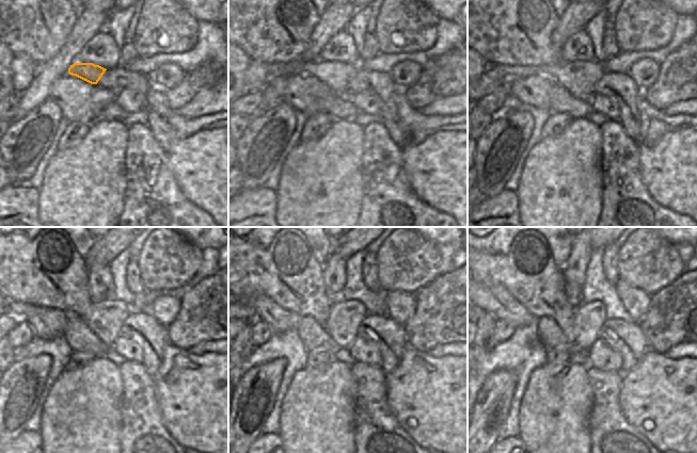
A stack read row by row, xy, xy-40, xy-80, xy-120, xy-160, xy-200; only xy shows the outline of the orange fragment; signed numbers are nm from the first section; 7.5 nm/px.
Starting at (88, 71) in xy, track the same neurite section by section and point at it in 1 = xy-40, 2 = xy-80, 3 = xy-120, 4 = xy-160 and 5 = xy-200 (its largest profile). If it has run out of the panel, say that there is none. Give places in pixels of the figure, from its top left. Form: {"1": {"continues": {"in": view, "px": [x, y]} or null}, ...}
{"1": {"continues": {"in": "xy-40", "px": [335, 75]}}, "2": {"continues": {"in": "xy-80", "px": [580, 78]}}, "3": {"continues": {"in": "xy-120", "px": [106, 318]}}, "4": {"continues": {"in": "xy-160", "px": [345, 318]}}, "5": {"continues": {"in": "xy-200", "px": [588, 318]}}}

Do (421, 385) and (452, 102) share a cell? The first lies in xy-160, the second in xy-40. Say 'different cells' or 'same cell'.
different cells

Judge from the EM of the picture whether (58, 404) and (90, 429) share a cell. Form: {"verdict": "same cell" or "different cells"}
{"verdict": "same cell"}

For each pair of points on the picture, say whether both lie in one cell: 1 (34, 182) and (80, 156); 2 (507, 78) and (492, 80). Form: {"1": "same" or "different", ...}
{"1": "different", "2": "different"}

